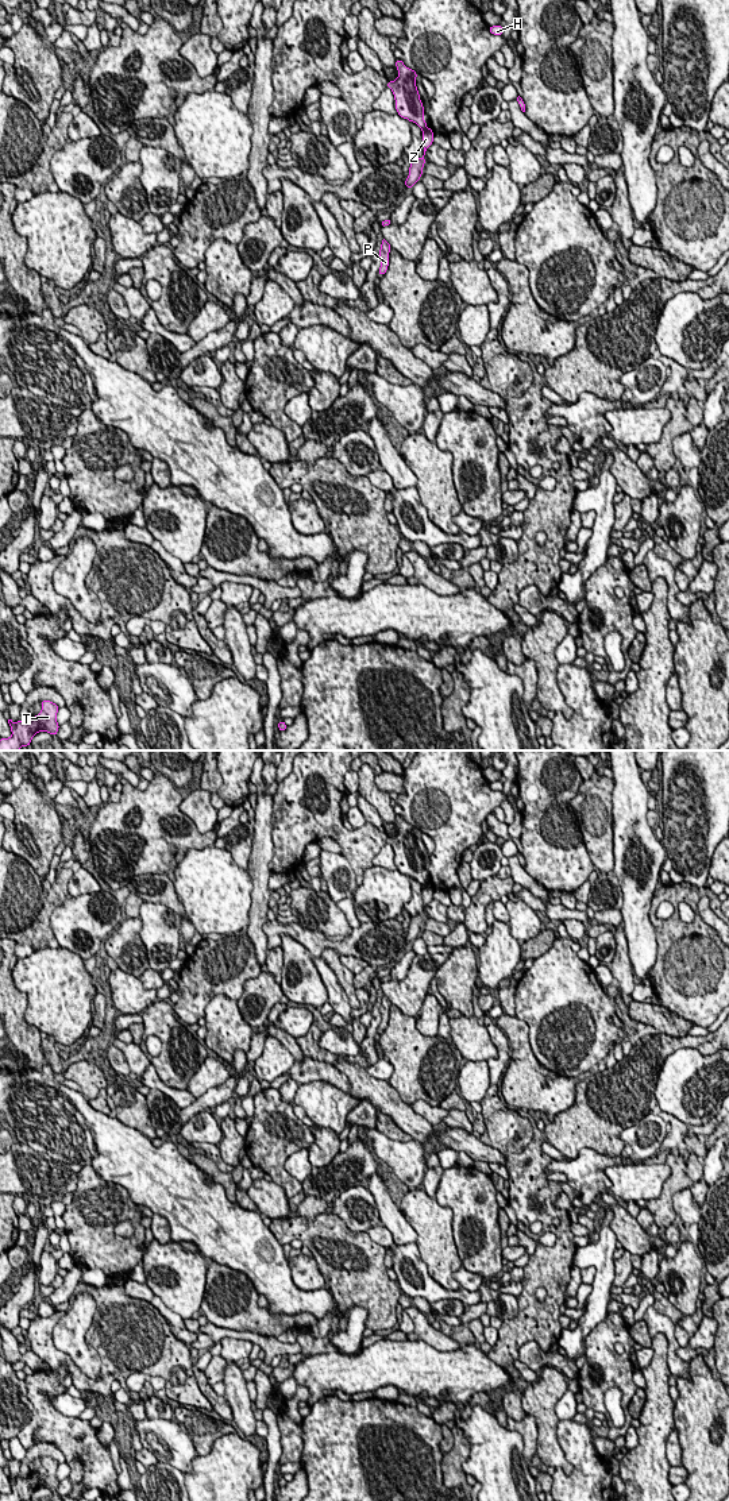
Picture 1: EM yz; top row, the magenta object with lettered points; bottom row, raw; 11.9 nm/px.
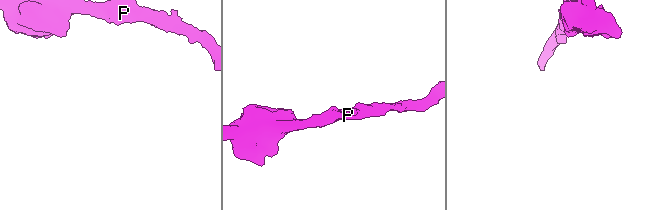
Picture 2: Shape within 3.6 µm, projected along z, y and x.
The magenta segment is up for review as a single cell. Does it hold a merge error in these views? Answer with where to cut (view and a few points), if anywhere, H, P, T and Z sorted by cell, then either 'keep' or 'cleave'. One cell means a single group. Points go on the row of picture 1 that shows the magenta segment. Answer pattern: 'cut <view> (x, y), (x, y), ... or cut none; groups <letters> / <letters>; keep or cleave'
cut yz (425, 127), (423, 131); groups H T / P Z; cleave

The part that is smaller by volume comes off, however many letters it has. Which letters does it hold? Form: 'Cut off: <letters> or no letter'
Cut off: P, Z

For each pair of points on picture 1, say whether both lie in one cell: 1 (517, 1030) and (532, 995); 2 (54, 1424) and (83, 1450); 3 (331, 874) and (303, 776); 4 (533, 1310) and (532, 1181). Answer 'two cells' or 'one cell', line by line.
1: two cells
2: one cell
3: two cells
4: one cell

